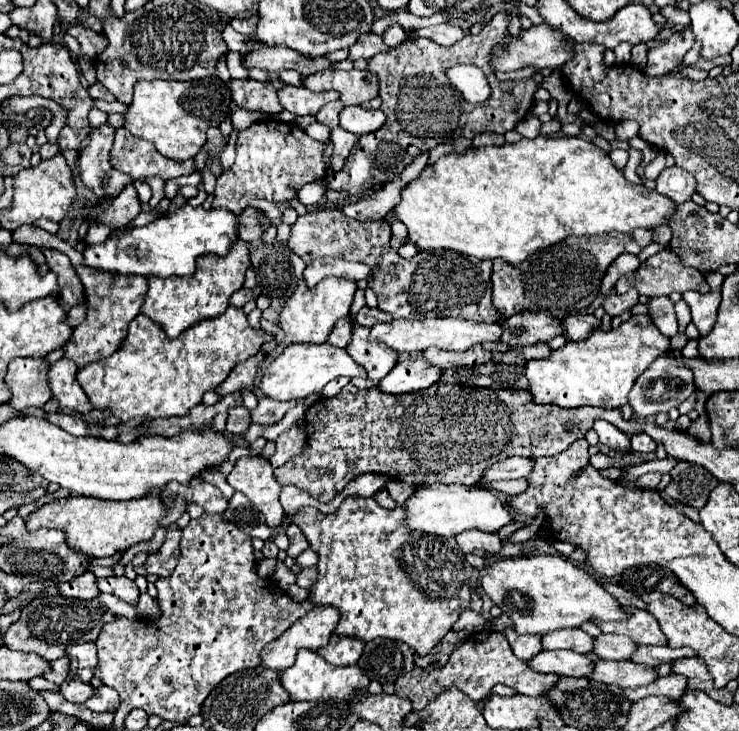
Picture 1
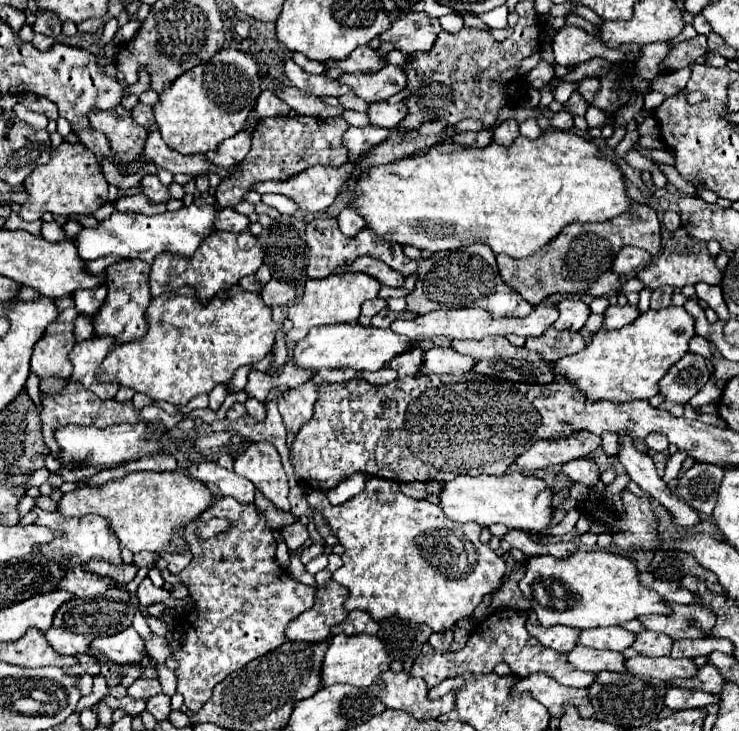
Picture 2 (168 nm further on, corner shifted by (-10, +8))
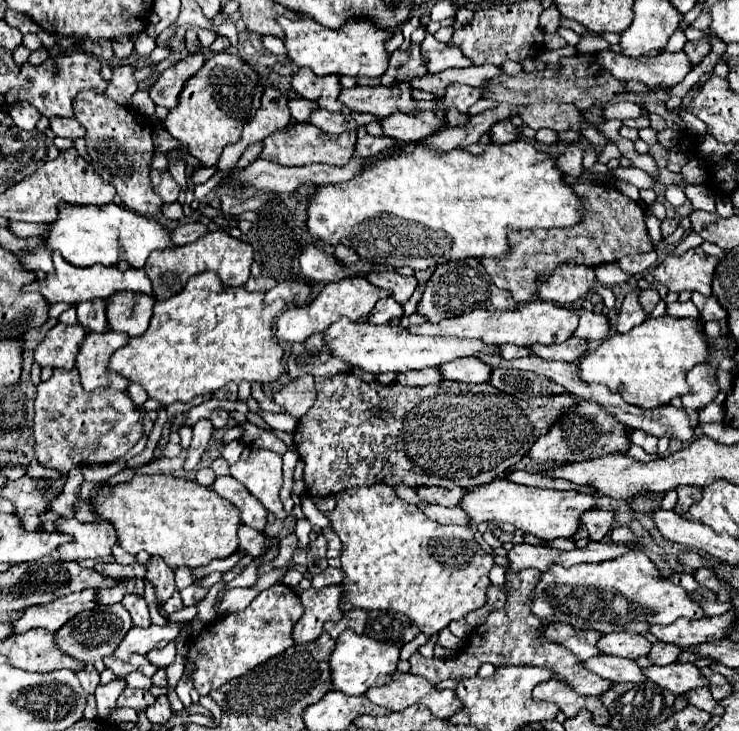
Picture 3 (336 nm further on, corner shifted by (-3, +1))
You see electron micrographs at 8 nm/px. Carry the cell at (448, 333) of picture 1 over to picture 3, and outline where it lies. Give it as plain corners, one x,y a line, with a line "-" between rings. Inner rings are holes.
529,301
525,305
519,305
515,311
485,311
477,309
467,315
443,319
439,323
423,323
423,325
411,325
407,327
415,335
453,335
461,339
479,339
487,345
501,345
501,343
515,343
523,347
531,347
535,343
551,345
551,343
563,343
573,335
573,329
577,327
577,313
549,303
549,301

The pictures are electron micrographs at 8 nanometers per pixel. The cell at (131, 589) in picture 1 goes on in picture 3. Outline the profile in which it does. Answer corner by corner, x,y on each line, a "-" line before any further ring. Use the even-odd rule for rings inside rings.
135,593
131,595
125,595
121,605
131,613
131,619
133,619
133,625
137,627
147,627
151,625
151,619
149,619
149,609
147,609
147,603
143,597
137,597

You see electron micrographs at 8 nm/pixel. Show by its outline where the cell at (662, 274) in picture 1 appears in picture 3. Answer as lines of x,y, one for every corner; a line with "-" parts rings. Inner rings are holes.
689,249
683,255
667,253
661,265
657,265
643,279
647,283
661,283
669,293
699,291
711,295
711,279
717,267
717,257
709,257
697,249

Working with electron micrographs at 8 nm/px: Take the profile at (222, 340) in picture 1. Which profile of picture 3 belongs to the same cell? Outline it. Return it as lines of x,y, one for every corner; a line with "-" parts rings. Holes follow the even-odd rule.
213,271
195,275
181,293
157,301
147,333
137,339
115,331
87,333
75,361
83,389
87,393
99,387
123,391
131,381
141,385
149,399
167,407
175,401
189,403
199,395
213,393
229,381
247,379
263,385
275,381
285,369
281,365
283,349
273,337
273,323
283,313
285,301
277,299
265,305
263,293
249,293
243,287
225,289
217,276

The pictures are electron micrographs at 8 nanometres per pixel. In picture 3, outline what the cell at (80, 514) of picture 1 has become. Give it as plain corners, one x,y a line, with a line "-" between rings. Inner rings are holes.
137,473
131,481
117,483
115,487
97,489
93,497
89,497
93,511
99,519
109,521
119,537
119,545
127,551
137,555
139,551
147,551
149,555
159,555
171,565
173,569
187,565
187,567
203,567
209,565
211,559
223,559
237,551
237,527
241,525
239,511
233,503
189,479
177,479
173,475
141,475

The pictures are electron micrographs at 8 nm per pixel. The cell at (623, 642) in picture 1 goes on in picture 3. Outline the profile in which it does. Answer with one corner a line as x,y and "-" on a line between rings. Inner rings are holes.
653,643
651,645
651,651
649,651
649,661
653,665
669,665
669,663
675,663
677,657
679,657
681,649
677,645
669,645
669,643

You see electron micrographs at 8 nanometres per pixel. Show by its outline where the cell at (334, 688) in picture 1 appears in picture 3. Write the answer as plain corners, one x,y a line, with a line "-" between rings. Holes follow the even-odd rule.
347,629
337,637
335,649
329,655
331,685
333,689
339,689
347,695
363,695
370,687
380,687
391,681
397,661
399,661
397,645
385,645
367,635
355,635
351,629

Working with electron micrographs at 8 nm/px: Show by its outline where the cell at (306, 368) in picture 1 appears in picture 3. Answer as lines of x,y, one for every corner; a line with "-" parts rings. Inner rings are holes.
347,317
339,319
325,331
325,345
331,349
331,357
351,363
365,373
387,373
387,371
409,371
409,369
425,369
437,367
457,357
471,357
481,351
485,353
499,353
495,345
485,345
481,341
459,339
459,337
423,337
411,335
401,325
369,325
369,323
351,323

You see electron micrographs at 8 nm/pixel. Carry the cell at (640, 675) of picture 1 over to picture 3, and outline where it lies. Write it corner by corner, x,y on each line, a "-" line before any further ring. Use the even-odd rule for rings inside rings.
671,663
665,667
651,665
645,667
643,673
649,681
653,681
663,689
673,691
675,695
709,685
709,681
699,673
699,669
693,663

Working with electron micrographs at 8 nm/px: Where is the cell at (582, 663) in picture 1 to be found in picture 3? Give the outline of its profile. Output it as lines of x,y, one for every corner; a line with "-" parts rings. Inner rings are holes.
597,655
597,657
591,657
589,661
585,661
583,665
585,665
585,669
593,671
595,675
599,675
611,683
617,683
617,681
641,683
641,681
645,681
643,671
631,659
613,657
613,655

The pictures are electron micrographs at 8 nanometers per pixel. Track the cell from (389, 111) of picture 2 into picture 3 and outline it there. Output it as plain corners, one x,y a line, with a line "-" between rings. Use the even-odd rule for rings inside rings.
431,111
393,113
393,117
377,119
377,123
383,127
385,135
389,135
401,143
425,139
427,135
431,135
439,129
439,119

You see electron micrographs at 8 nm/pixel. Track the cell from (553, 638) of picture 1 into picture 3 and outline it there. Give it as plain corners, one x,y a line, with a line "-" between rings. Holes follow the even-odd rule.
609,633
603,635
599,641
599,649
605,655
617,655
617,657
627,657
627,659
637,659
641,655
649,653
651,643
643,639
637,633

